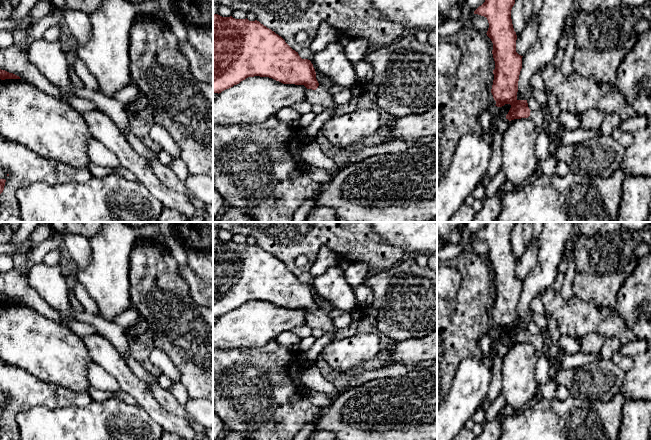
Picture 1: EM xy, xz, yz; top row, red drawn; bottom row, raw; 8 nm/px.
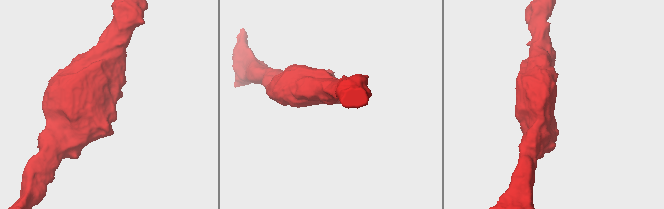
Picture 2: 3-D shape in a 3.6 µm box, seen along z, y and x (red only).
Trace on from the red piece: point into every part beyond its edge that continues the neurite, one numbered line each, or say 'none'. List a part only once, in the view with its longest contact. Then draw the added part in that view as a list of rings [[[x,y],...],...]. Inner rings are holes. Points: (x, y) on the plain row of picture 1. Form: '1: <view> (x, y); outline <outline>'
1: xz (321, 320); outline [[[320,309],[316,314],[307,314],[306,324],[312,329],[321,329],[329,334],[335,334],[338,330],[337,327],[333,325],[333,319],[328,315],[328,313]]]

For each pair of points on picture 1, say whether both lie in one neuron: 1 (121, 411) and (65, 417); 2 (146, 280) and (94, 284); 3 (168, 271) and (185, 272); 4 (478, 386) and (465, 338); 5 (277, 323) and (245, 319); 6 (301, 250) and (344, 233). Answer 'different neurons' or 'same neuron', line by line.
1: same neuron
2: different neurons
3: different neurons
4: different neurons
5: same neuron
6: same neuron

